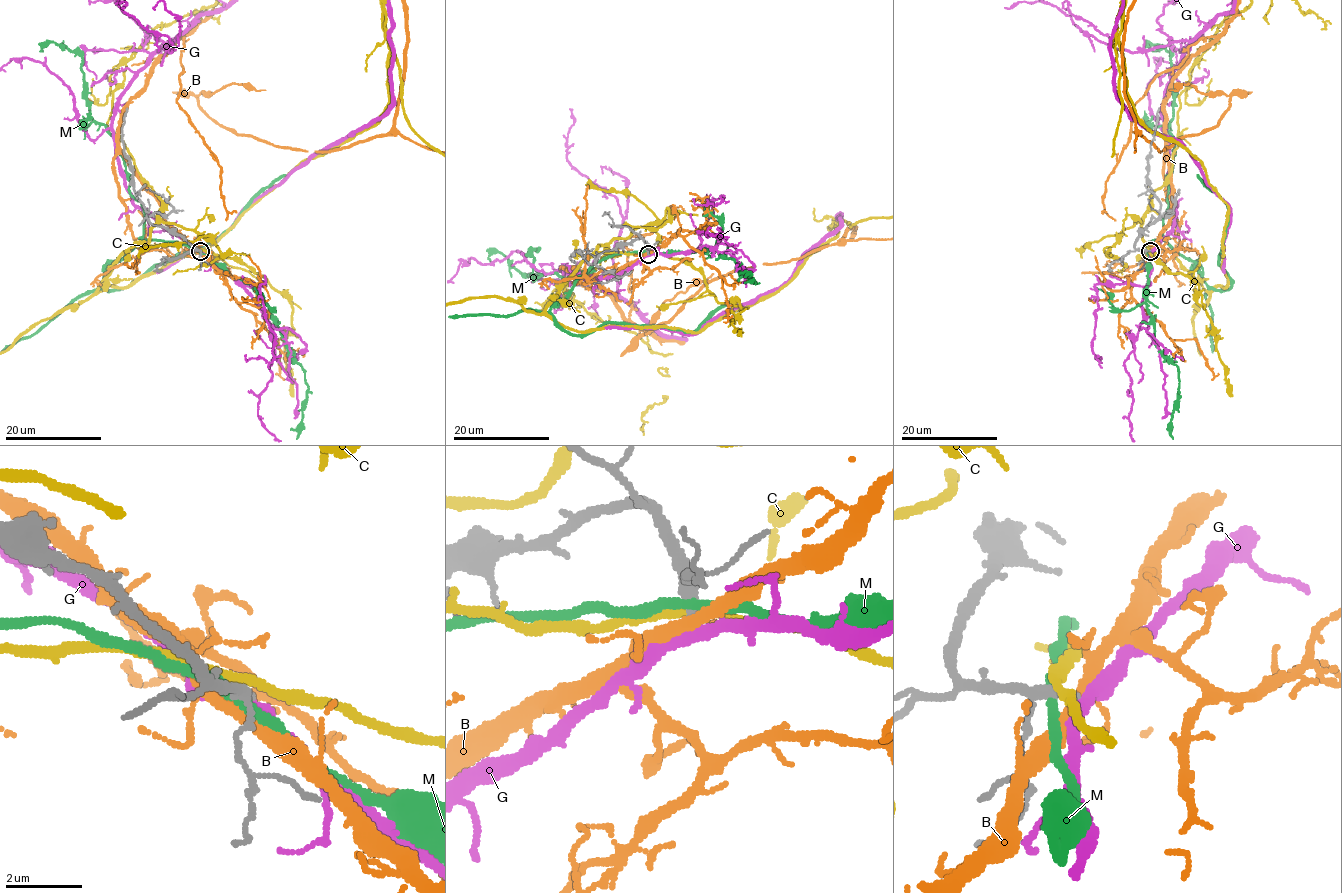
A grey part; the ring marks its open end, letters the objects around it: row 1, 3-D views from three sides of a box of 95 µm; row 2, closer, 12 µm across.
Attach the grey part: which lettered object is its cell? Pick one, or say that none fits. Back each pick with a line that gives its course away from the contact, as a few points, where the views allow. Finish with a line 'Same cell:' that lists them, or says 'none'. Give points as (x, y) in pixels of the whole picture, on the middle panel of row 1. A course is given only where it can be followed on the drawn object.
Same cell: none

